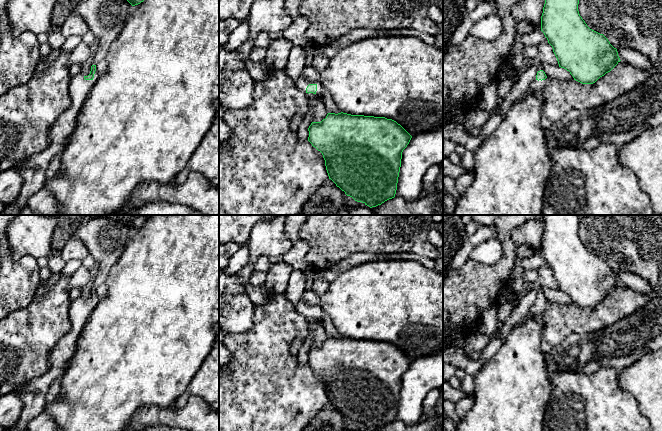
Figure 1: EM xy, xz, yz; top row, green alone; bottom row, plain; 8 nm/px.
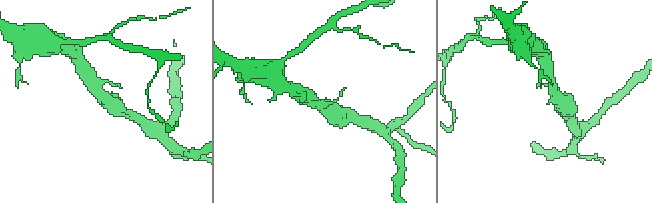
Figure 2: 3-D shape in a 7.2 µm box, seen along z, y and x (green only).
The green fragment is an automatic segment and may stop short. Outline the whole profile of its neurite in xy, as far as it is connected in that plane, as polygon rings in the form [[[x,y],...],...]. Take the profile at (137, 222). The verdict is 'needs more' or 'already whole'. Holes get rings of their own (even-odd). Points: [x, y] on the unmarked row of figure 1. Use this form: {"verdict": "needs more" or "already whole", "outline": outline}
{"verdict": "already whole", "outline": [[[138,216],[133,218],[131,221],[127,223],[127,225],[132,229],[138,229],[143,226],[147,221],[147,216]]]}

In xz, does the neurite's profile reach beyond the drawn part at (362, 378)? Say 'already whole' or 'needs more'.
already whole

